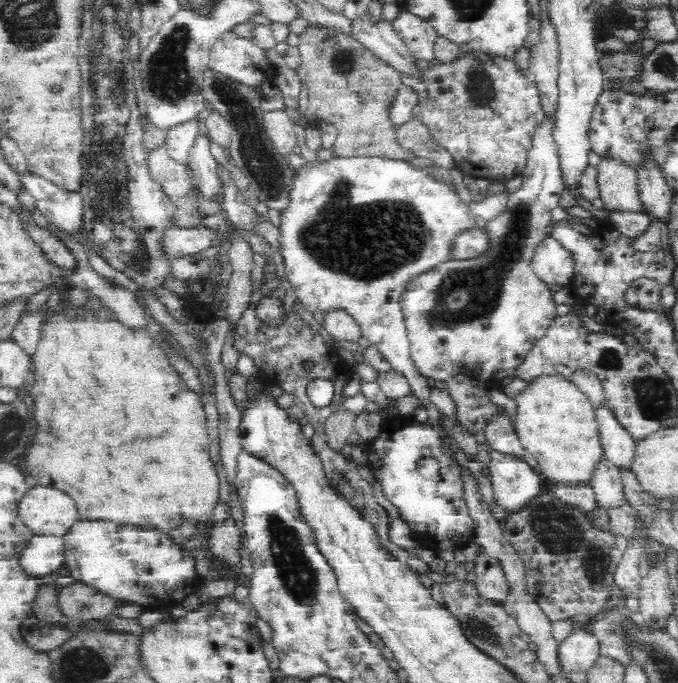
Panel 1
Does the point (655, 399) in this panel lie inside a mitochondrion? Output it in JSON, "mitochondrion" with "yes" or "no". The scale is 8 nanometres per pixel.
{"mitochondrion":"yes"}

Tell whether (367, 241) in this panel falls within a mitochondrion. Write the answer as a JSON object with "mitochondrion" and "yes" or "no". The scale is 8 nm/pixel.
{"mitochondrion":"yes"}

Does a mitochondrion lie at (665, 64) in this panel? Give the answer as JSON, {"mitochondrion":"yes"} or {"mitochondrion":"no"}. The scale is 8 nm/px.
{"mitochondrion":"yes"}

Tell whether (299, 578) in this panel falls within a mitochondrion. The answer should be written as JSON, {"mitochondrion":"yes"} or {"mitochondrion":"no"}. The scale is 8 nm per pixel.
{"mitochondrion":"yes"}

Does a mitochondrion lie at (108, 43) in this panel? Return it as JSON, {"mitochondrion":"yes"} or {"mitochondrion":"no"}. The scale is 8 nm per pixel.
{"mitochondrion":"yes"}

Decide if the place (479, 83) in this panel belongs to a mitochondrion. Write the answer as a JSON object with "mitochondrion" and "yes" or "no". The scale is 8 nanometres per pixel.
{"mitochondrion":"yes"}

